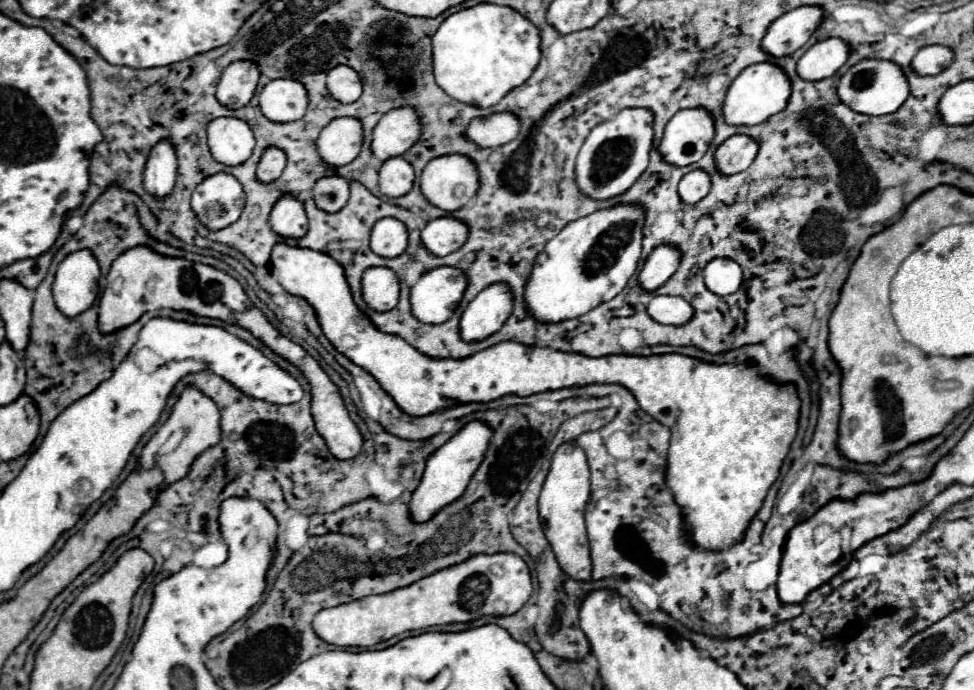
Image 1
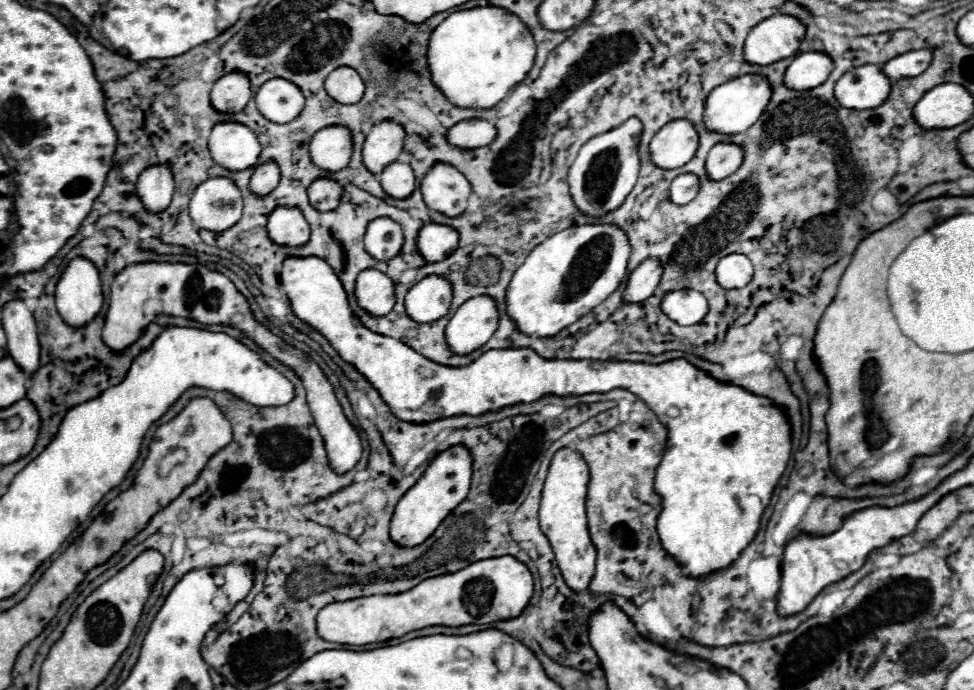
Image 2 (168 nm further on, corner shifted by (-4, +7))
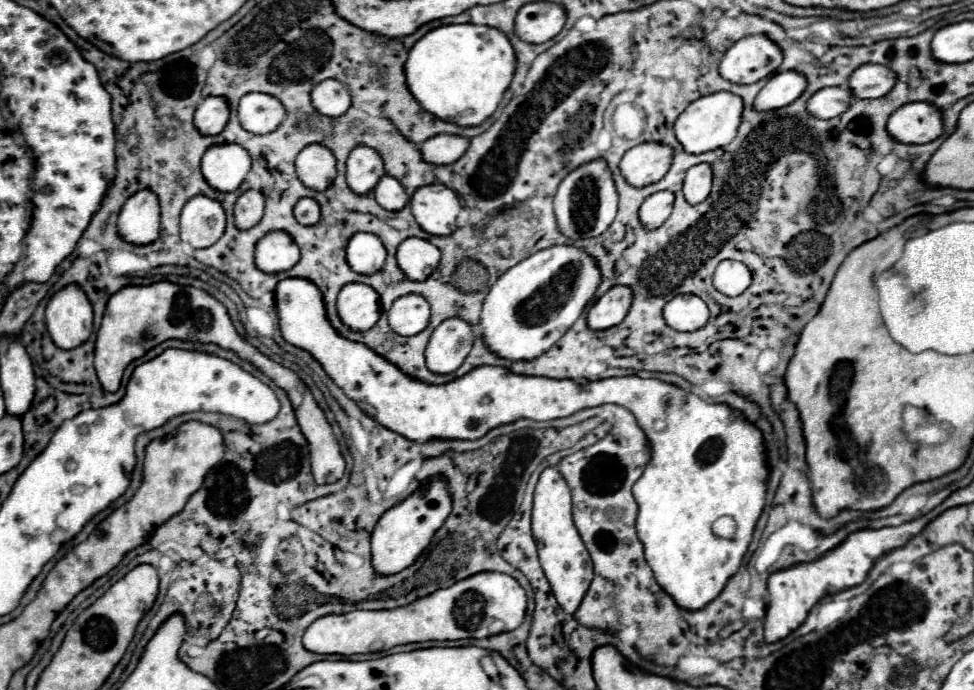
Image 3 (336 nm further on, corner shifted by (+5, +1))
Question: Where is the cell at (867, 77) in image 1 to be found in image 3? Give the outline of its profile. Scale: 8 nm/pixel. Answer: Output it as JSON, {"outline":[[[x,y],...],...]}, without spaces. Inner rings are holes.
{"outline":[[[850,86],[822,88],[808,100],[808,112],[814,114],[816,118],[828,120],[844,114],[852,102],[854,102],[854,94]]]}

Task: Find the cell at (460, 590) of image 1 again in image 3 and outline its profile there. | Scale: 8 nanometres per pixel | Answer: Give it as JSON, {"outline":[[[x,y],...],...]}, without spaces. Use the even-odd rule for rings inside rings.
{"outline":[[[480,572],[448,588],[436,590],[430,596],[418,598],[408,606],[392,610],[352,610],[346,614],[322,616],[306,628],[302,644],[314,654],[368,654],[410,642],[486,638],[518,628],[524,614],[526,592],[518,580],[502,572]]]}

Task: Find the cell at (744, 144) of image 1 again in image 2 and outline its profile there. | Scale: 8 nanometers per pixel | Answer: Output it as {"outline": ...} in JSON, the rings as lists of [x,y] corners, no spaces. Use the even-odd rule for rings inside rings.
{"outline":[[[715,144],[709,150],[707,162],[705,162],[705,172],[709,180],[723,180],[731,176],[743,162],[743,148],[737,144]]]}

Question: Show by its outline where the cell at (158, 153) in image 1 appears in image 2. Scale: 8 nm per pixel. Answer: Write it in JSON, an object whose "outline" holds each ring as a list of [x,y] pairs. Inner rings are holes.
{"outline":[[[167,164],[163,166],[149,166],[145,172],[141,172],[137,180],[137,196],[141,204],[145,204],[147,212],[163,212],[171,198],[173,198],[175,182],[171,168]]]}

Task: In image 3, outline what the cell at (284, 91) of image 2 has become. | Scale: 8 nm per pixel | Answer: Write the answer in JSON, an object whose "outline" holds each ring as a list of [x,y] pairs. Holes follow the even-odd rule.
{"outline":[[[252,92],[246,94],[238,104],[240,124],[254,134],[268,134],[276,130],[286,116],[282,102],[270,94]]]}

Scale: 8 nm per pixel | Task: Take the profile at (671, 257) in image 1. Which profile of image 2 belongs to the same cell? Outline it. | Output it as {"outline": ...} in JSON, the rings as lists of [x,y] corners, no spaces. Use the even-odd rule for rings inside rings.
{"outline":[[[645,260],[641,262],[631,274],[629,274],[629,280],[627,280],[627,286],[623,290],[623,302],[627,304],[639,304],[643,300],[647,300],[653,290],[657,288],[659,280],[661,280],[661,264],[657,260]]]}

